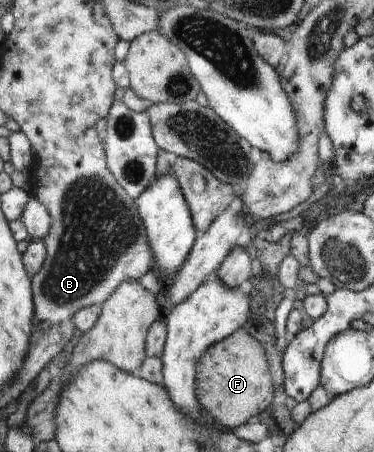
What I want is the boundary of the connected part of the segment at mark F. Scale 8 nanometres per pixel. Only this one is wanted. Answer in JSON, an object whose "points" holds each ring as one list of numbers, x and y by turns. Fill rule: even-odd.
{"points":[[244,327,219,343,209,347,200,358,198,366,198,397,214,424,233,432,241,425,256,419,271,402,273,388,265,362,264,346]]}

